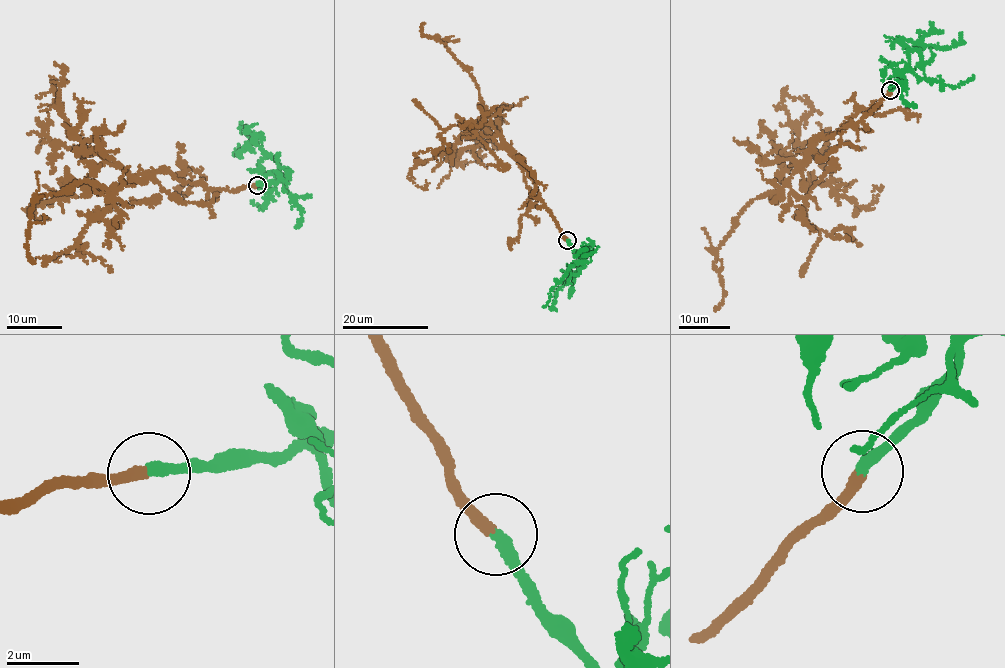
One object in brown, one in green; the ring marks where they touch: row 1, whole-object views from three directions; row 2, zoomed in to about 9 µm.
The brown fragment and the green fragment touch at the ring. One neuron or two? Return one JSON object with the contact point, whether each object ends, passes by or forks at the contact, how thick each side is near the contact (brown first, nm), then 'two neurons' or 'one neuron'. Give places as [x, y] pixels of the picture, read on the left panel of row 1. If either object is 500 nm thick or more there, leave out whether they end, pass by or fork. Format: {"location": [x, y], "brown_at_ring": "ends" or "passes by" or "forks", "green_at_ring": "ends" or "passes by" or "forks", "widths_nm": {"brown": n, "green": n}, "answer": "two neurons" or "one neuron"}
{"location": [257, 185], "brown_at_ring": "ends", "green_at_ring": "ends", "widths_nm": {"brown": 280, "green": 360}, "answer": "one neuron"}

